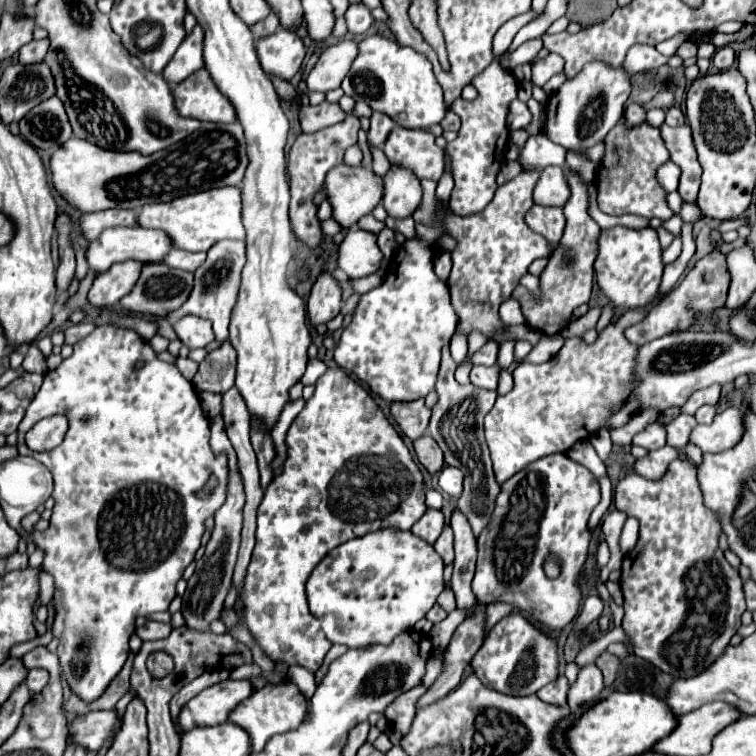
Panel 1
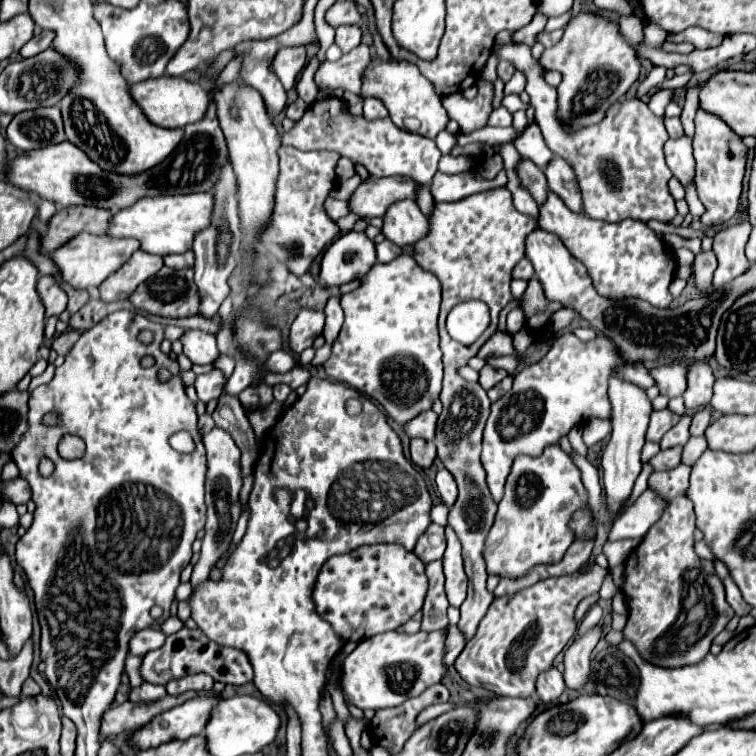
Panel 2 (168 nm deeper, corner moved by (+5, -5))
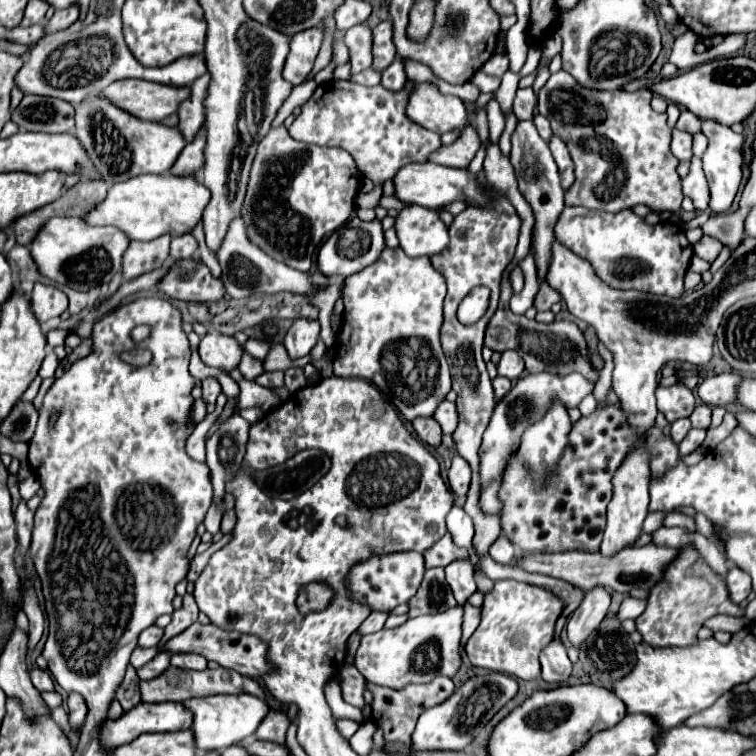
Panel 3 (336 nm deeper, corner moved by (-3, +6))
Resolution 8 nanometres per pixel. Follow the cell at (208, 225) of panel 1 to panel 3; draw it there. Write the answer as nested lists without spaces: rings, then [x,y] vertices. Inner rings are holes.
[[[171,173],[139,175],[125,183],[115,183],[109,189],[107,199],[85,215],[85,221],[89,225],[115,225],[135,241],[153,241],[165,233],[179,237],[181,233],[191,233],[195,229],[209,197],[209,189],[195,177],[175,177]]]

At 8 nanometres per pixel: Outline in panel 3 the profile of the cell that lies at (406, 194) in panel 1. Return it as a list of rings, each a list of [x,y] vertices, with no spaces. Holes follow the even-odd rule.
[[[405,205],[395,219],[395,231],[401,249],[409,257],[429,257],[443,251],[449,243],[447,227],[439,219],[439,213],[421,205]]]

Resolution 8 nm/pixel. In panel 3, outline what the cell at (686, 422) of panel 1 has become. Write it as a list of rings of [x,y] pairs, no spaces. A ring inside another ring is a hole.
[[[677,419],[675,423],[671,423],[671,437],[673,437],[673,441],[679,443],[687,435],[689,429],[691,429],[691,421],[689,419]]]

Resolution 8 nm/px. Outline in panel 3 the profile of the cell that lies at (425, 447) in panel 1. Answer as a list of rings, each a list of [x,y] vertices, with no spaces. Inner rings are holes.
[[[417,417],[413,421],[413,429],[423,443],[427,443],[431,447],[441,445],[441,427],[433,417]]]

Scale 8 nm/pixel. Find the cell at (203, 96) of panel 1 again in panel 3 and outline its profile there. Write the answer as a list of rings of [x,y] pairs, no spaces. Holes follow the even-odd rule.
[[[121,79],[111,83],[103,95],[121,109],[145,121],[163,121],[179,111],[179,105],[189,99],[191,87],[173,87],[143,79]]]

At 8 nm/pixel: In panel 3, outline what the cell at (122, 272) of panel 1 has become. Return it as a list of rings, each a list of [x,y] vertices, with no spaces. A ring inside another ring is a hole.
[[[169,235],[157,237],[149,243],[131,241],[129,249],[123,255],[123,279],[141,277],[153,269],[161,269],[161,265],[169,259],[169,243]]]

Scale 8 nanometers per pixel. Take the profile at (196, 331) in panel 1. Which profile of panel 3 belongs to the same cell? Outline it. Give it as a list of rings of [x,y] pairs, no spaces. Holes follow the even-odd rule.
[[[207,331],[199,343],[199,355],[205,365],[215,369],[235,369],[241,359],[241,345],[235,337]]]

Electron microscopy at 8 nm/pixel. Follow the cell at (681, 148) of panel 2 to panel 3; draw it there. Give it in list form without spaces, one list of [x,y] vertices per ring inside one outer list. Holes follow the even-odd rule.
[[[673,129],[671,153],[673,153],[679,161],[691,161],[691,157],[693,157],[693,153],[691,153],[691,143],[693,143],[693,137],[691,137],[687,131]]]

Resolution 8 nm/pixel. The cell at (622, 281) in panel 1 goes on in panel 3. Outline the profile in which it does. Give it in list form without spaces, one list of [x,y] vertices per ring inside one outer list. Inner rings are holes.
[[[565,207],[555,225],[555,237],[579,257],[585,257],[595,273],[613,289],[641,289],[669,297],[681,297],[683,277],[693,257],[693,247],[675,223],[649,225],[633,209],[621,213]]]

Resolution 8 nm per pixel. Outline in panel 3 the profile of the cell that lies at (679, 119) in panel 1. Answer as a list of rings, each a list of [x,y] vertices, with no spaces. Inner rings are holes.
[[[683,109],[683,111],[681,111],[681,117],[679,117],[679,121],[677,121],[675,127],[681,129],[681,131],[697,133],[697,131],[701,129],[701,119],[695,117],[695,113],[689,113],[687,109]]]

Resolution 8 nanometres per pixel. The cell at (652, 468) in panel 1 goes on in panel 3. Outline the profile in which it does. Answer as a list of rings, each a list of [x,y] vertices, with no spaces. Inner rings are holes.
[[[691,429],[691,431],[687,433],[687,437],[677,445],[681,457],[685,457],[685,455],[691,453],[691,451],[695,451],[695,449],[703,443],[703,439],[705,439],[705,429]]]

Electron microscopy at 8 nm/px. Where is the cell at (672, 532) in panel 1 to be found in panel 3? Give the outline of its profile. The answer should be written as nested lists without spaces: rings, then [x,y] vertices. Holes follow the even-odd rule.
[[[681,545],[677,549],[677,561],[665,569],[665,577],[649,591],[647,609],[641,617],[635,619],[637,631],[643,635],[643,641],[655,647],[689,647],[695,645],[697,633],[707,619],[713,615],[743,615],[743,609],[731,601],[725,579],[717,577],[693,545]]]

